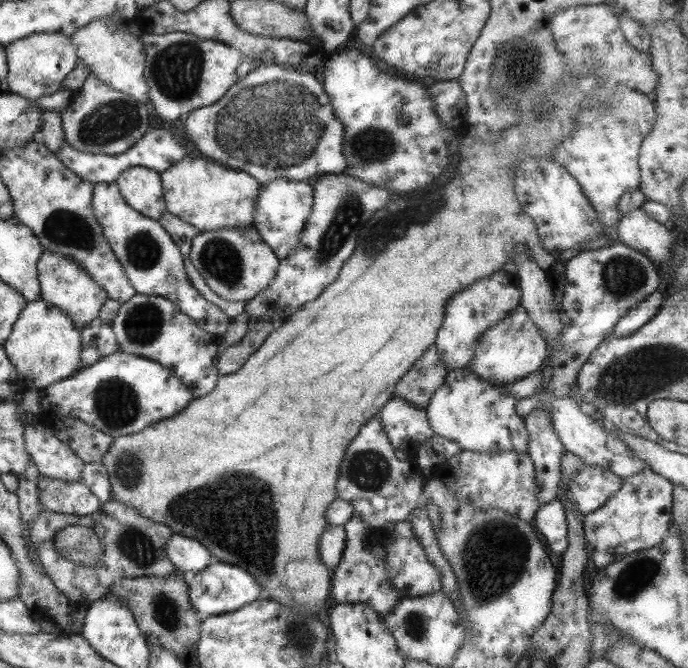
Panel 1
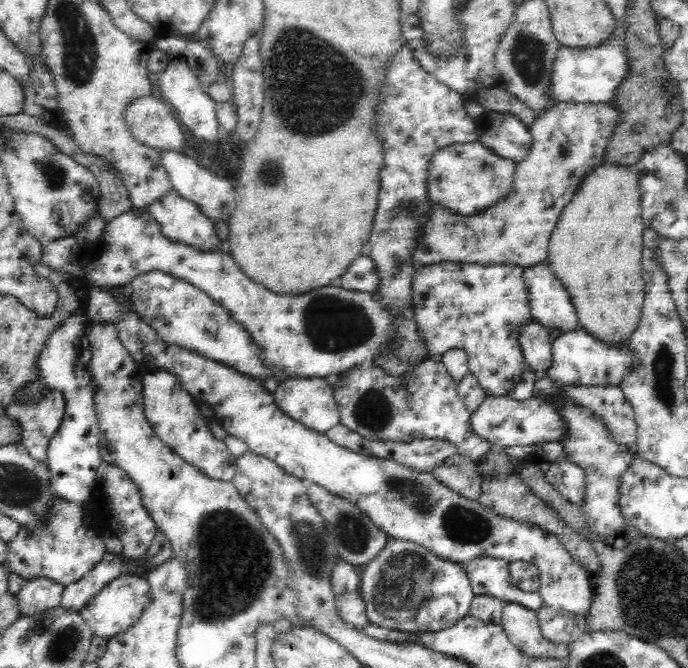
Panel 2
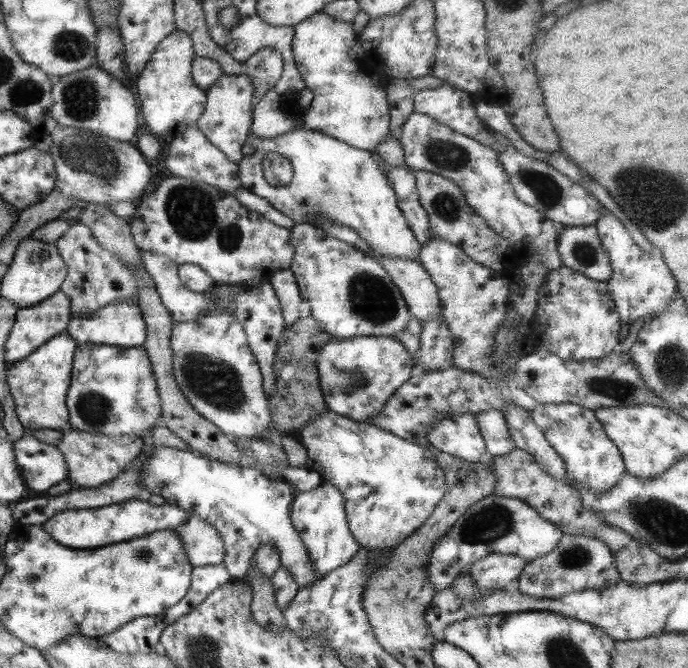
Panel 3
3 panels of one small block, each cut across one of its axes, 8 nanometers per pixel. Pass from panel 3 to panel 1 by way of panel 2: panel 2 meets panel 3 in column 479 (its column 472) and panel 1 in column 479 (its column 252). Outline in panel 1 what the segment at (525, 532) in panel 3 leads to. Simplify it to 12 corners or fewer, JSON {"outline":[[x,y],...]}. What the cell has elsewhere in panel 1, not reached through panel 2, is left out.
{"outline":[[448,369],[424,408],[460,450],[526,454],[506,384]]}

